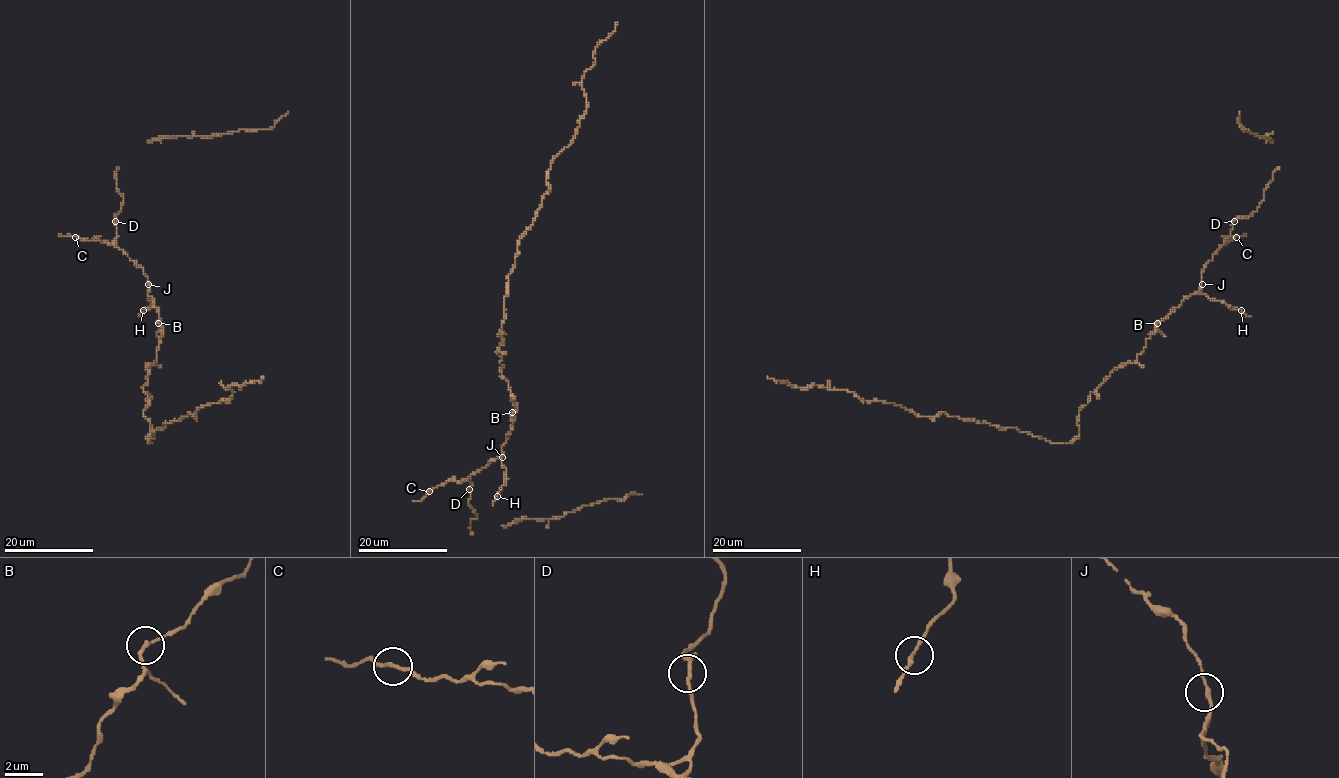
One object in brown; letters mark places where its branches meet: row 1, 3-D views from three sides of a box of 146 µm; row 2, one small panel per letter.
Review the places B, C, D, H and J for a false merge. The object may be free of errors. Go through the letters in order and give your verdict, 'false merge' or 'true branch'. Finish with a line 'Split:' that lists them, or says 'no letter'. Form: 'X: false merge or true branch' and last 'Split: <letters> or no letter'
B: true branch
C: true branch
D: true branch
H: true branch
J: true branch
Split: no letter

